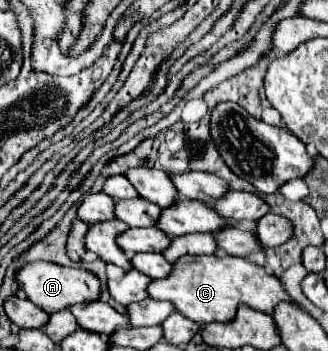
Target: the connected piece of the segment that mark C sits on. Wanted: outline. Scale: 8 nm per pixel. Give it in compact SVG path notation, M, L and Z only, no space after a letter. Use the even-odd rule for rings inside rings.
M182 255L172 263L172 271L164 279L152 279L148 285L148 297L158 301L170 301L178 313L198 325L212 321L228 321L236 315L238 303L246 303L258 311L272 313L280 301L292 301L280 287L274 275L268 275L264 267L252 265L242 257L230 255Z

